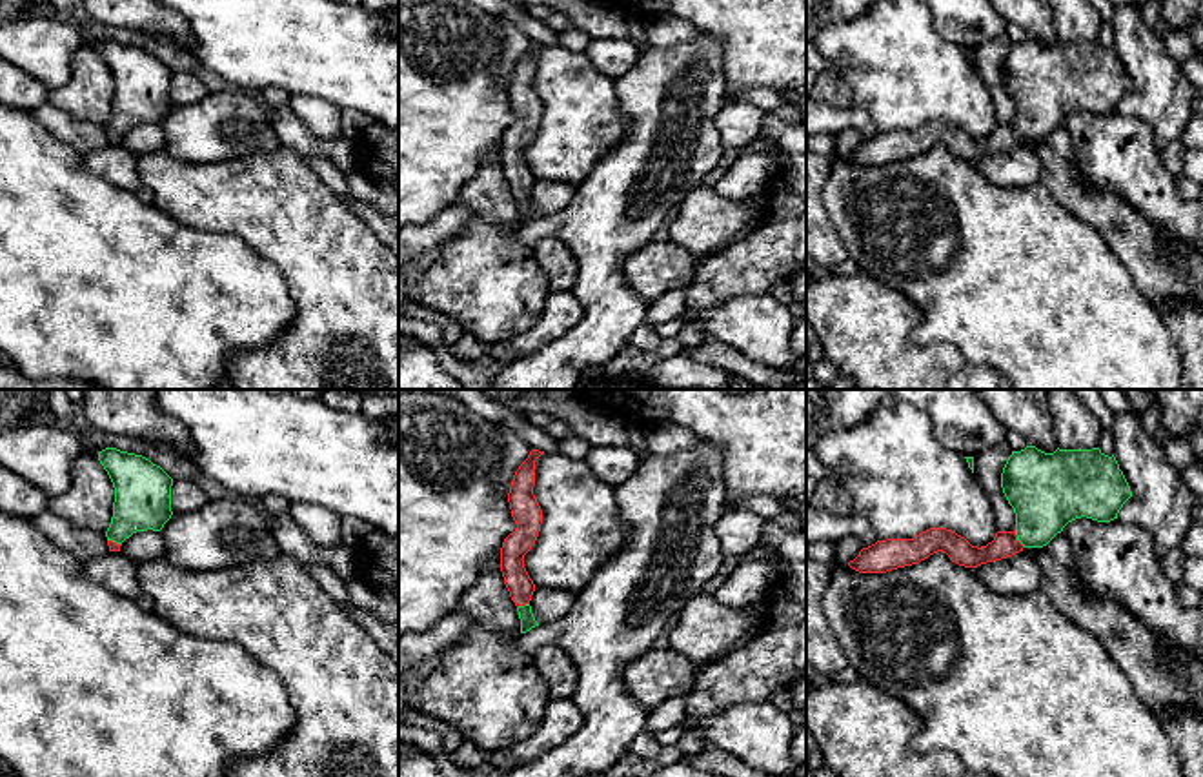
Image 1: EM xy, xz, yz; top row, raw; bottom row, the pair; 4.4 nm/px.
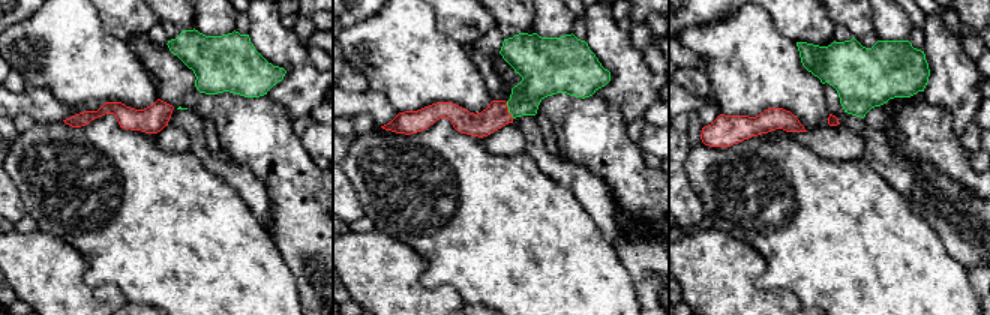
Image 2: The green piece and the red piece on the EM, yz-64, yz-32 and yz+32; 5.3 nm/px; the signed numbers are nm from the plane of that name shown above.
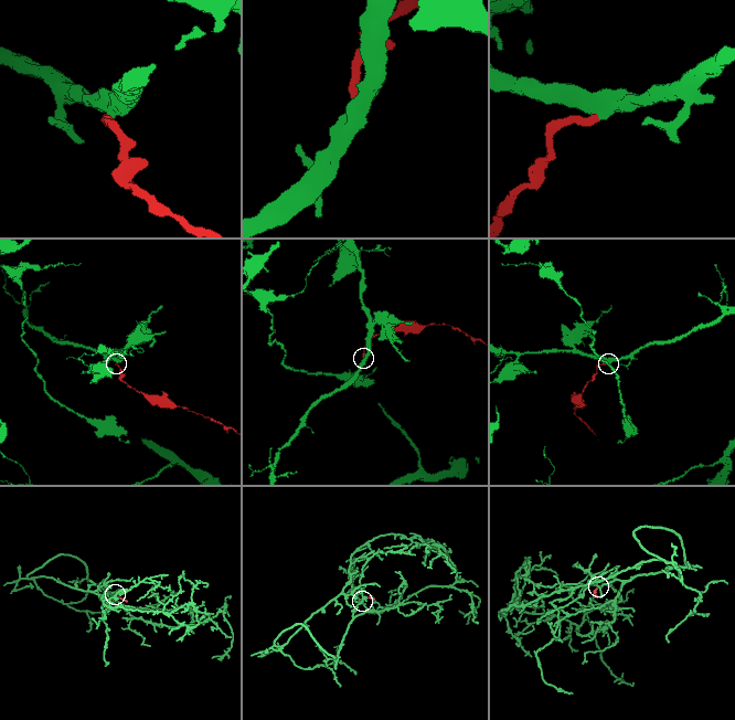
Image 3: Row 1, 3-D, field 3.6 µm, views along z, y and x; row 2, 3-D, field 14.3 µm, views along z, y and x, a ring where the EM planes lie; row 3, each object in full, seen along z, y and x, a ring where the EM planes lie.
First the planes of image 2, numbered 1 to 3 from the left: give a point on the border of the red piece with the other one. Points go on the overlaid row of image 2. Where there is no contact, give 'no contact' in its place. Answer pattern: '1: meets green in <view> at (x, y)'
1: no contact
2: meets green in yz-32 at (509, 110)
3: no contact

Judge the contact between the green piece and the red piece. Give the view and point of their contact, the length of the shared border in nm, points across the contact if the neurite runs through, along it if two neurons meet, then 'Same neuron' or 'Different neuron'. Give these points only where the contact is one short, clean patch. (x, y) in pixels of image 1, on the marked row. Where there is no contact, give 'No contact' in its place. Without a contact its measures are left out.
Touches green at yz (1018, 539). Shared border 90 nm. Path across: yz (1047, 492), (1040, 517), (1018, 539), (1005, 544). Same neuron

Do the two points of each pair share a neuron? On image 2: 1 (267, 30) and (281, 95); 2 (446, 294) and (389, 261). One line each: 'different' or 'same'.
1: same
2: same

